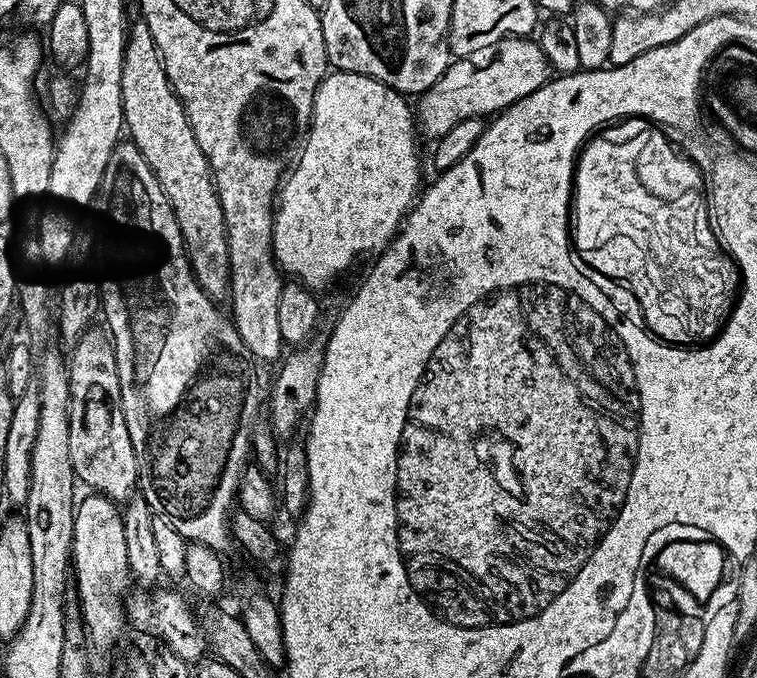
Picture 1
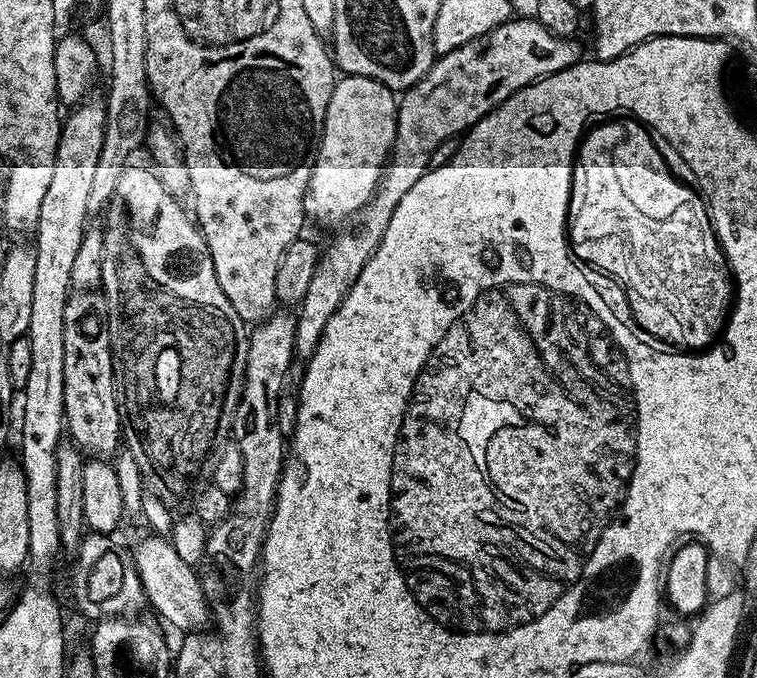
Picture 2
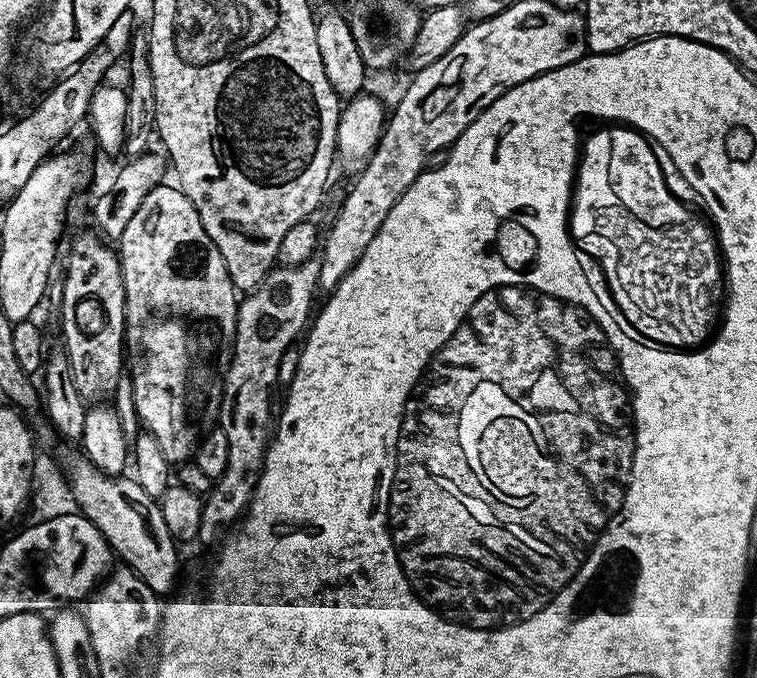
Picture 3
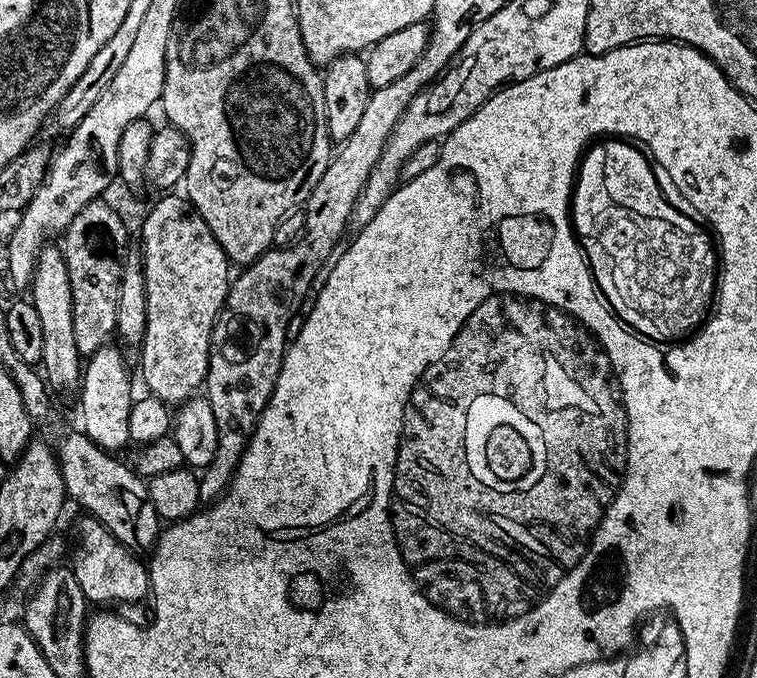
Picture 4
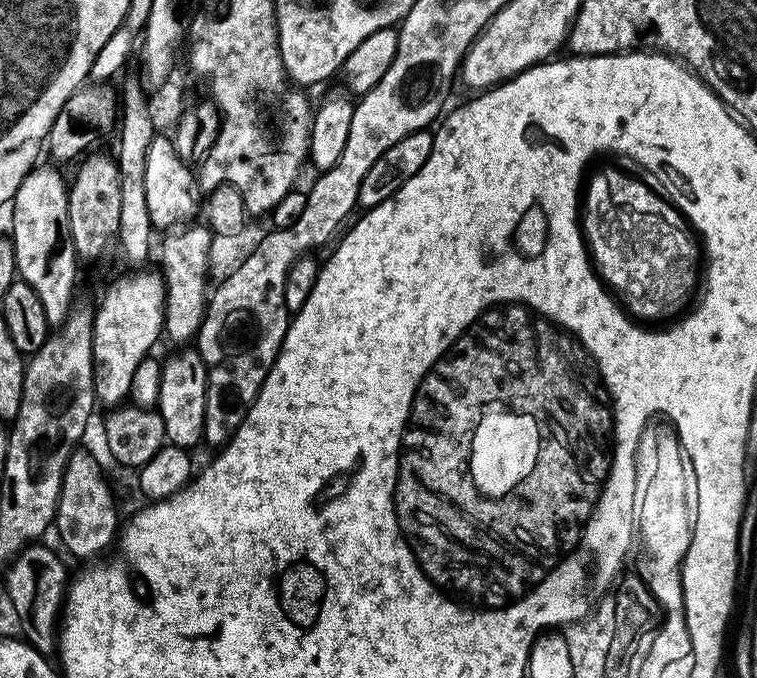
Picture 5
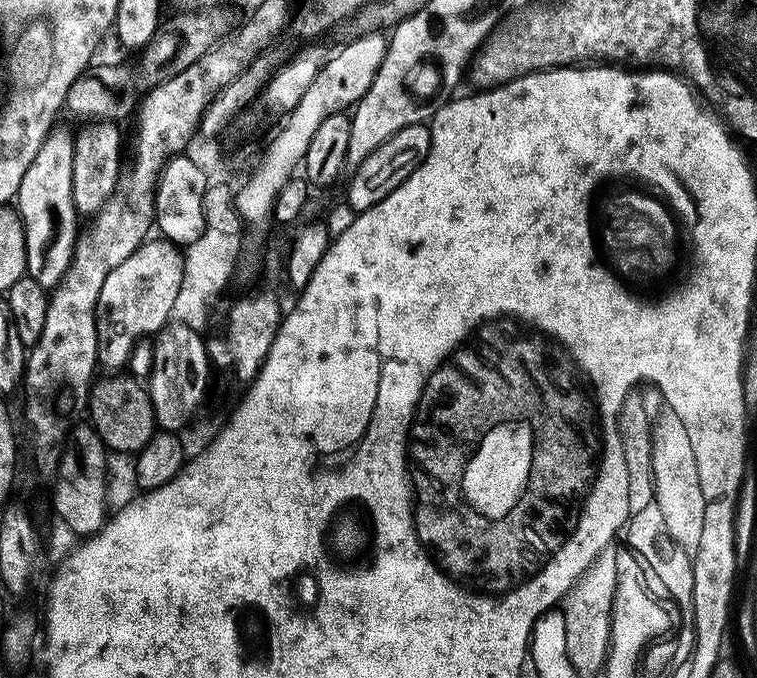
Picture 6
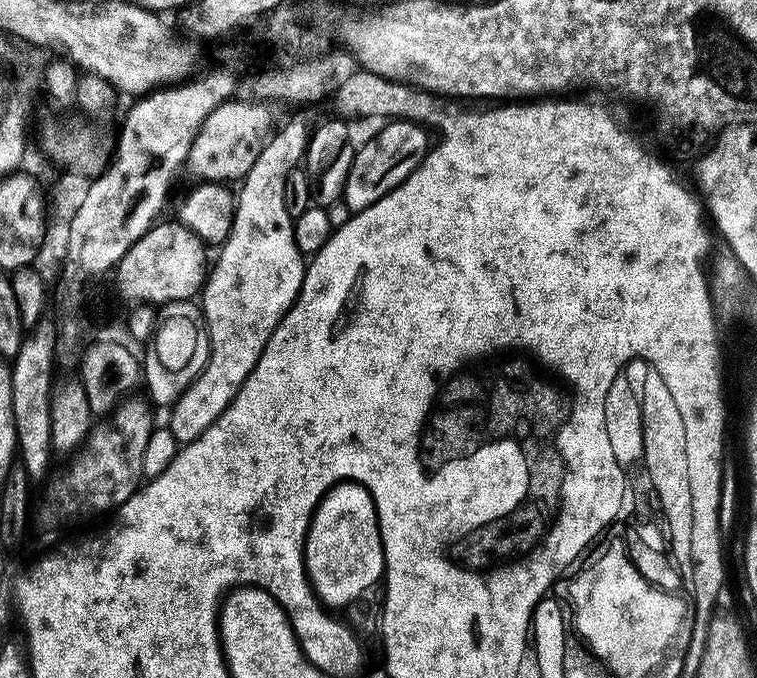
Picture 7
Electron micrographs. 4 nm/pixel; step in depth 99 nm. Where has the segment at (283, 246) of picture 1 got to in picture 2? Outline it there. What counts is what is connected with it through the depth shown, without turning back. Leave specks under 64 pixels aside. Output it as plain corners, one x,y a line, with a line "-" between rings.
347,74
337,79
334,90
330,94
330,106
326,106
324,133
320,139
320,149
316,155
314,170
310,174
308,193
304,199
305,213
311,219
313,216
322,227
335,229
351,221
360,208
366,206
366,202
370,202
370,198
380,184
380,174
384,171
385,164
389,163
392,143
396,141
397,107
397,93
387,88
382,82
365,76

